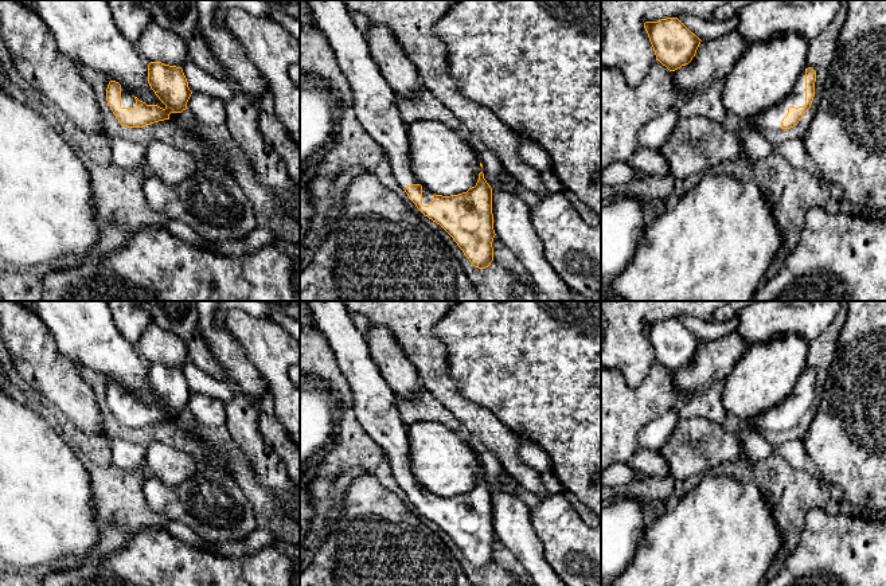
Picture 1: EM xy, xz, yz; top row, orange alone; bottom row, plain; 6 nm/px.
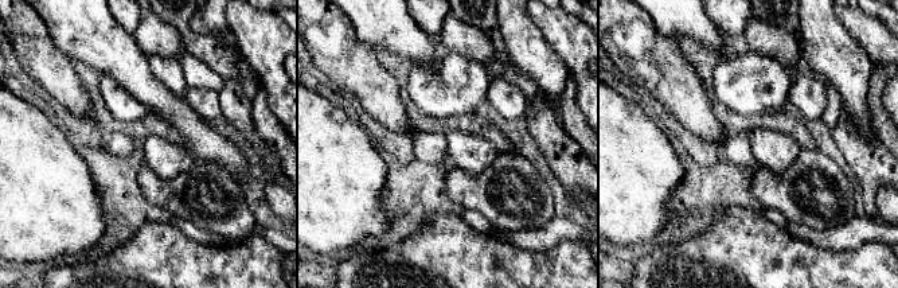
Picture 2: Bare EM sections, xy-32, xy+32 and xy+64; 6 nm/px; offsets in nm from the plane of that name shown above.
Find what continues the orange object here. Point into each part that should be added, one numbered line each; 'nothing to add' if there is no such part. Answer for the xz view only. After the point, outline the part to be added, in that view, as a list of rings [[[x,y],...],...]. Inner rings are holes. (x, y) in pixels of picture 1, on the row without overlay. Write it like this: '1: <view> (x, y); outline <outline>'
1: xz (426, 496); outline [[[422,488],[422,505],[429,507],[433,499],[433,493]]]

